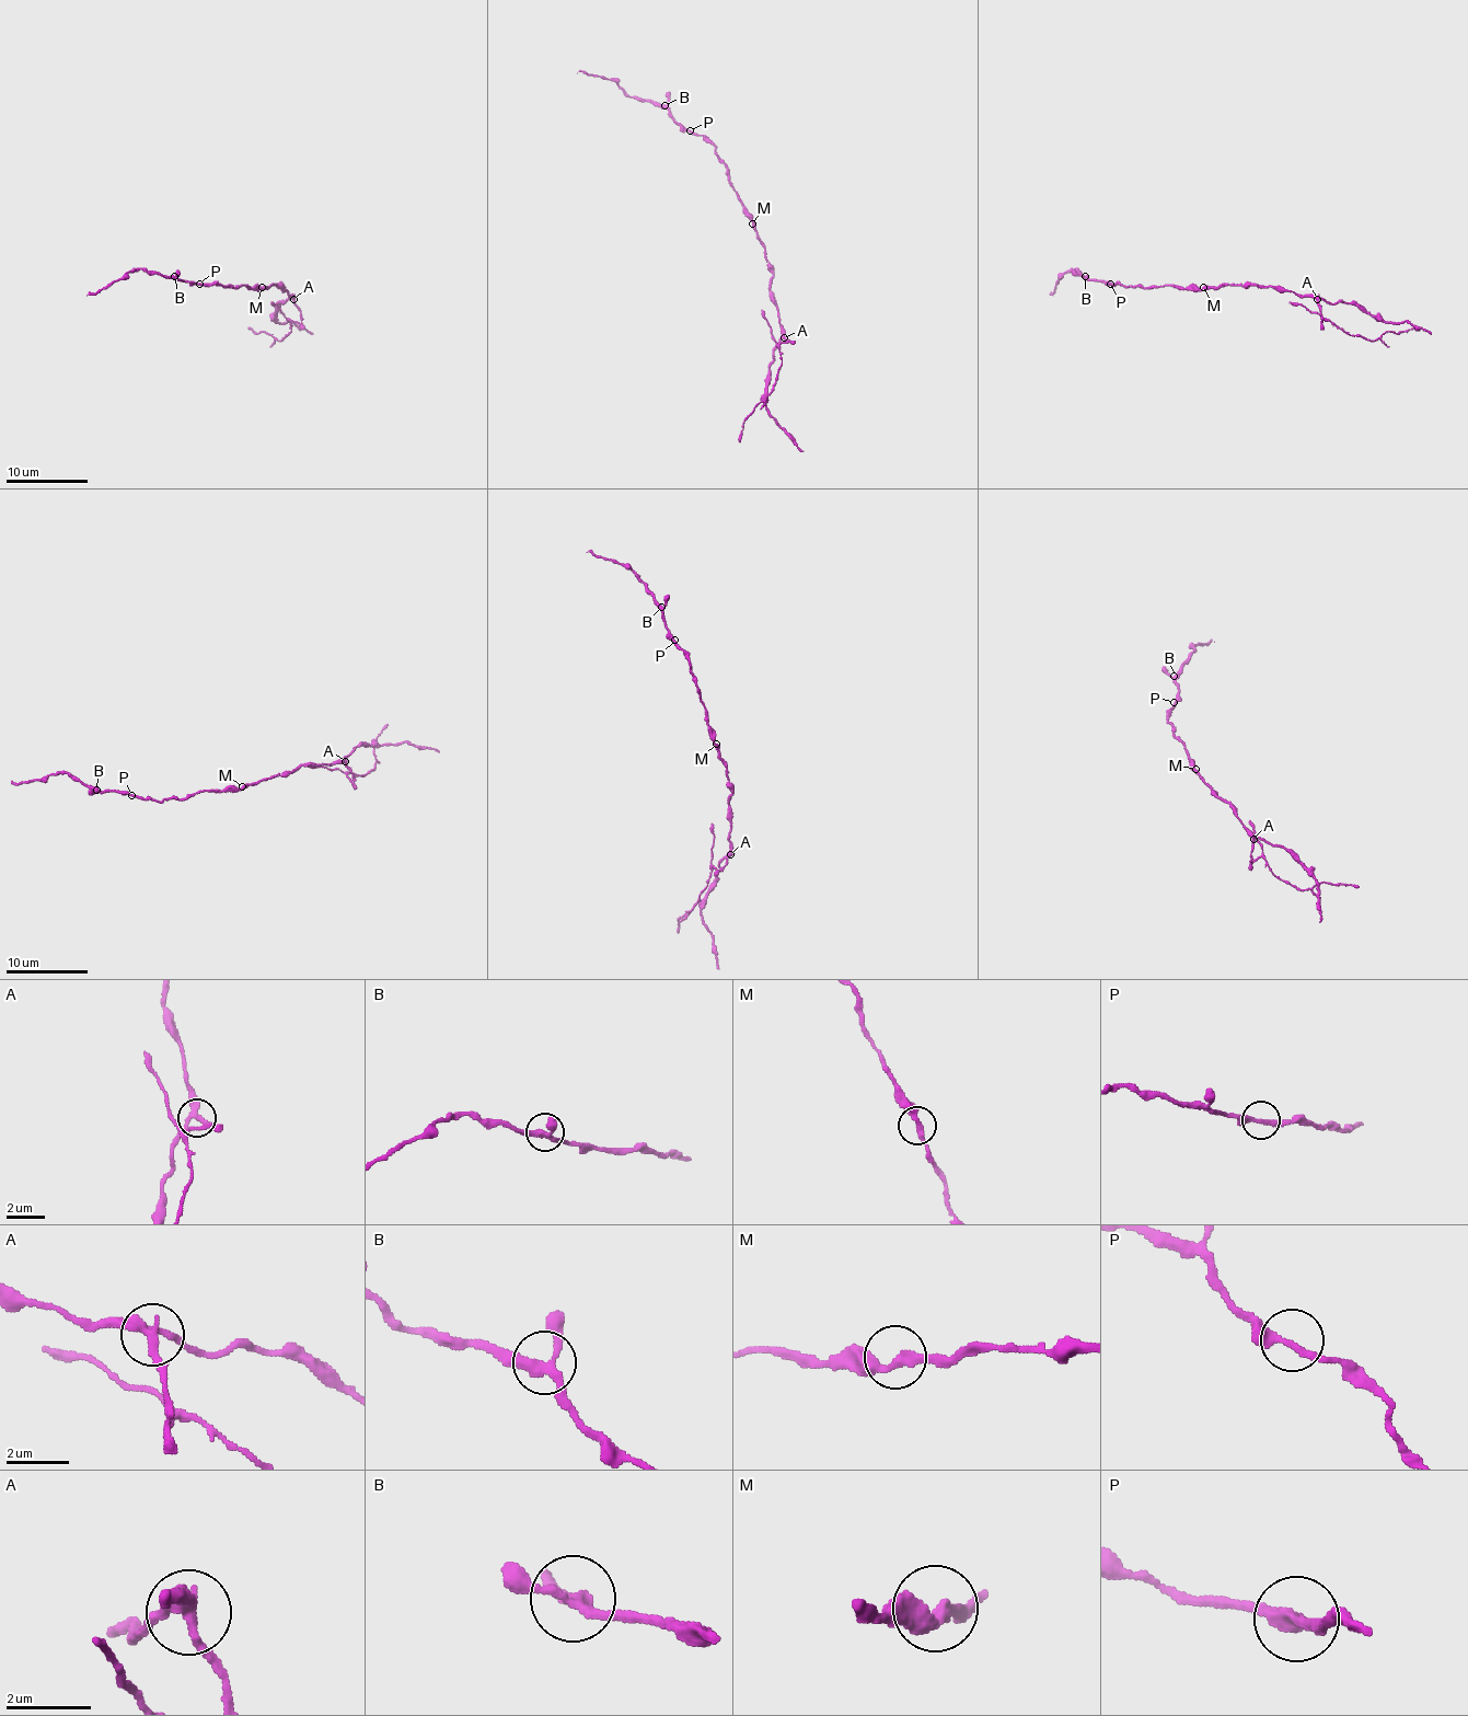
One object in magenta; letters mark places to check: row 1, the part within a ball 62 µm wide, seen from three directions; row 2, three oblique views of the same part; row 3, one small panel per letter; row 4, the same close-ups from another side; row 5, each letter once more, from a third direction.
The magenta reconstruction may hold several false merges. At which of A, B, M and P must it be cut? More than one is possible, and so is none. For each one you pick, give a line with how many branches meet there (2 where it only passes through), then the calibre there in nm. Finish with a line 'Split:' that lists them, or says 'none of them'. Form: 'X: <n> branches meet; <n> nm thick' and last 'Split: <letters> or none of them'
A: 3 branches meet; 260 nm thick
Split: A

